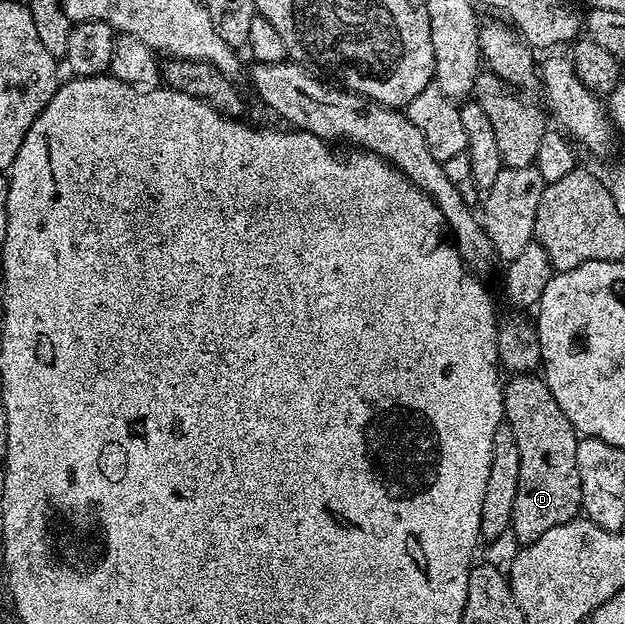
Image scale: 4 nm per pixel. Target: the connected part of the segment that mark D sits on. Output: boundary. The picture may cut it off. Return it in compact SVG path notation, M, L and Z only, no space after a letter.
M514 374L509 379L505 381L502 389L504 423L512 430L516 446L520 450L520 482L516 486L516 502L512 502L510 528L512 536L514 532L515 538L519 540L517 543L525 546L540 538L540 534L552 530L552 526L560 526L579 515L582 495L576 450L580 436L574 431L572 422L566 417L564 410L560 410L556 398L552 398L552 390L548 390L541 375Z

